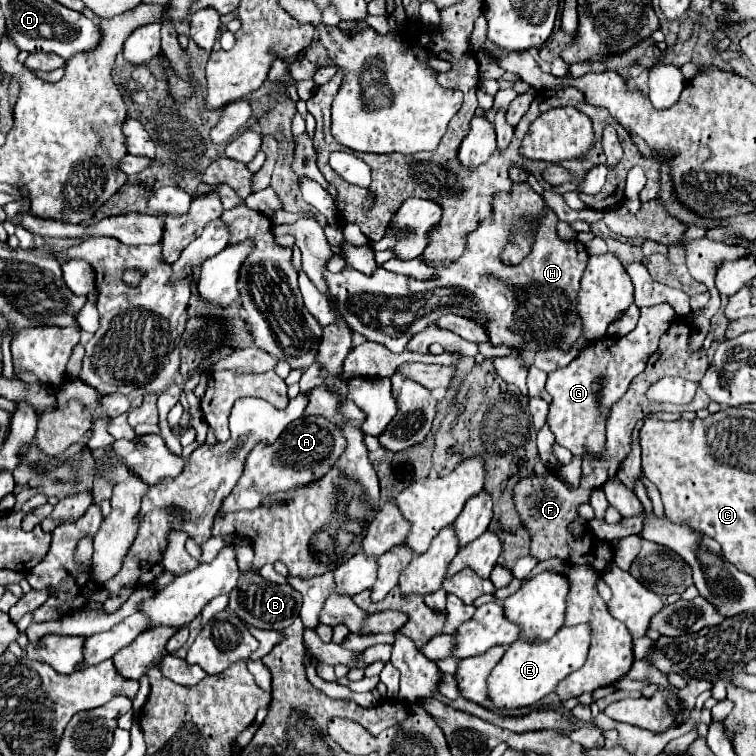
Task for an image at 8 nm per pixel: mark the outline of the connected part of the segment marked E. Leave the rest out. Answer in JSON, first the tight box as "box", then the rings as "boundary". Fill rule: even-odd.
{"box":[488,624,590,710],"boundary":[[[578,624],[578,626],[562,626],[554,638],[540,644],[528,644],[522,640],[516,640],[510,644],[510,648],[504,652],[498,666],[494,666],[494,672],[490,672],[488,682],[488,698],[496,710],[518,710],[536,704],[544,696],[548,696],[560,680],[564,680],[570,672],[582,668],[586,662],[590,646],[590,626]]]}

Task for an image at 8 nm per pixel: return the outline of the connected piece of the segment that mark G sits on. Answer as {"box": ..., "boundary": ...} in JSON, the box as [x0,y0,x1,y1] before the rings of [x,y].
{"box":[546,304,674,458],"boundary":[[[670,304],[642,308],[638,326],[630,334],[590,342],[590,346],[584,348],[576,360],[548,374],[546,392],[552,396],[548,424],[560,446],[568,448],[580,458],[584,454],[602,452],[606,436],[604,422],[610,406],[628,390],[634,376],[644,370],[650,354],[654,354],[658,348],[658,338],[666,332],[666,324],[670,322],[674,322],[674,308]]]}

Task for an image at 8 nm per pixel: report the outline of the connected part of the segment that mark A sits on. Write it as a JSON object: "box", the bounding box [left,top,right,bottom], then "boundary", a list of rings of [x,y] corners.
{"box":[220,416,346,514],"boundary":[[[314,416],[292,422],[274,444],[258,444],[250,452],[244,474],[230,492],[230,496],[224,500],[220,512],[226,514],[238,510],[252,510],[262,504],[262,494],[266,496],[278,490],[288,490],[292,486],[304,486],[308,482],[322,478],[332,468],[332,464],[340,458],[344,448],[346,448],[346,438],[342,430],[334,426],[330,420],[322,416]]]}

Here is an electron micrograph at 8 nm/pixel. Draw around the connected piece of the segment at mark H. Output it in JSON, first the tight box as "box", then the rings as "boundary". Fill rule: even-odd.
{"box":[326,184,588,354],"boundary":[[[514,184],[510,194],[496,194],[492,204],[494,204],[494,214],[488,220],[484,220],[478,226],[478,230],[474,230],[468,236],[468,246],[466,246],[466,252],[462,254],[462,258],[458,262],[450,264],[450,268],[434,266],[438,270],[438,280],[420,282],[420,280],[414,280],[414,278],[408,278],[402,274],[388,272],[384,268],[376,268],[370,276],[366,276],[366,274],[354,270],[350,264],[346,264],[346,268],[338,274],[328,272],[326,274],[328,294],[334,300],[336,312],[344,318],[344,322],[348,322],[350,330],[364,334],[368,340],[380,342],[380,344],[388,346],[392,352],[400,354],[400,352],[404,352],[406,342],[414,334],[424,330],[428,324],[432,324],[434,320],[438,320],[444,314],[458,314],[458,316],[466,316],[466,318],[480,322],[486,328],[490,342],[494,346],[508,344],[508,346],[524,348],[530,352],[550,350],[550,348],[568,350],[576,342],[576,338],[582,336],[582,322],[578,322],[578,316],[574,314],[574,310],[576,310],[580,278],[582,278],[582,272],[584,272],[586,260],[588,260],[586,246],[582,242],[574,242],[574,240],[562,242],[558,238],[556,214],[546,208],[540,194],[536,194],[530,188],[530,184]],[[520,218],[526,218],[526,220],[540,218],[540,224],[536,228],[536,238],[534,238],[530,254],[518,266],[504,266],[500,262],[498,254],[504,248],[504,244],[508,242],[510,232],[516,228]]]}

